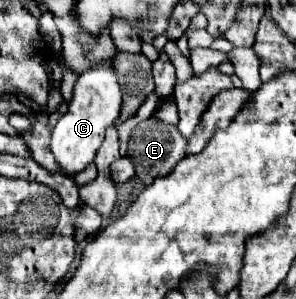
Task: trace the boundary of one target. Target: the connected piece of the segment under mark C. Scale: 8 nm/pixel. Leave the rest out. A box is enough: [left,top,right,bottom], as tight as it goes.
[50,64,122,176]

